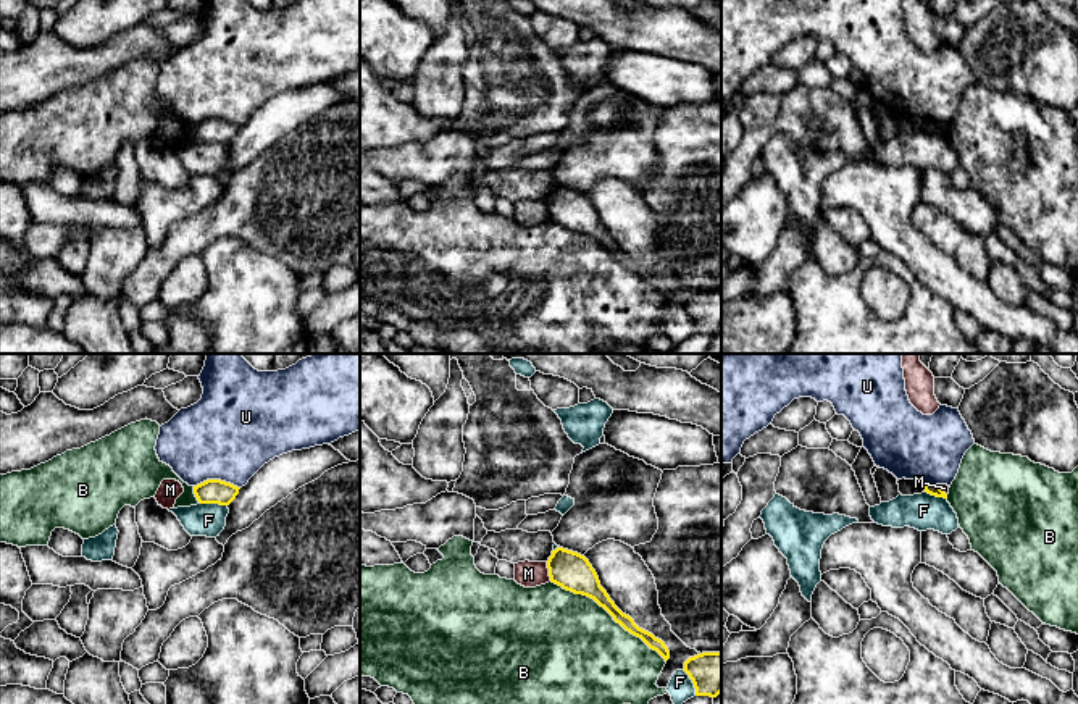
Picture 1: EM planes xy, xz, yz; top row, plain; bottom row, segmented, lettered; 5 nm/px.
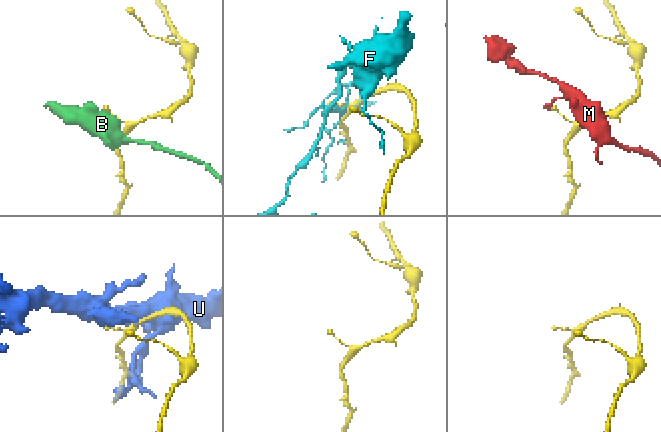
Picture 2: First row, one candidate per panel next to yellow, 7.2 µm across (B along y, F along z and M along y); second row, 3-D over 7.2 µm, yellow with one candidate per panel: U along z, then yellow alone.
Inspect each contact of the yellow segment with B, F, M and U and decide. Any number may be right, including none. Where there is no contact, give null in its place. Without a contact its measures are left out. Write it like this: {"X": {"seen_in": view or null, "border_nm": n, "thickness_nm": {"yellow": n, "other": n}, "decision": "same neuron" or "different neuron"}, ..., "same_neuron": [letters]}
{"B": {"seen_in": "xz", "border_nm": 700, "thickness_nm": {"yellow": 170, "other": 500}, "decision": "different neuron"}, "F": {"seen_in": "xy", "border_nm": 140, "thickness_nm": {"yellow": 130, "other": 160}, "decision": "different neuron"}, "M": {"seen_in": "xz", "border_nm": 100, "thickness_nm": {"yellow": 190, "other": 130}, "decision": "different neuron"}, "U": {"seen_in": "xy", "border_nm": 240, "thickness_nm": {"yellow": 130, "other": 460}, "decision": "different neuron"}, "same_neuron": []}

